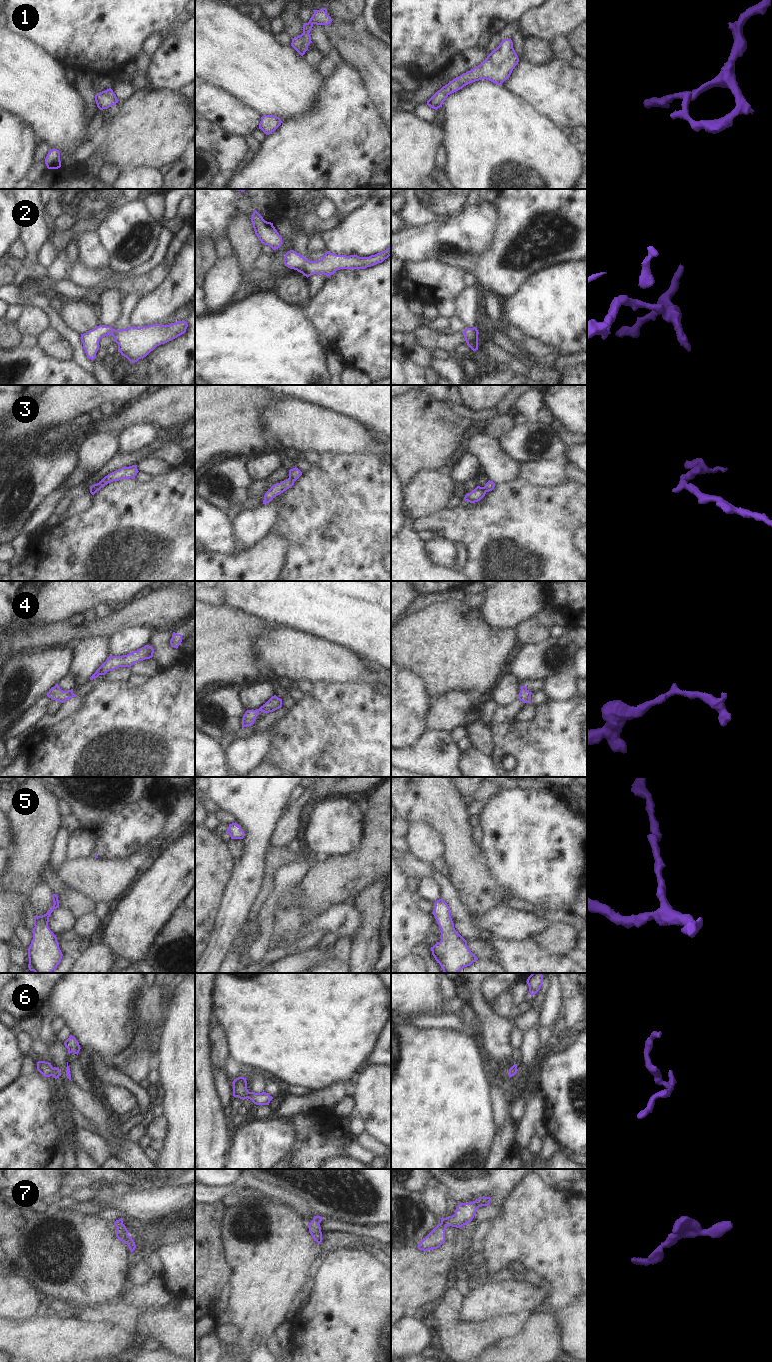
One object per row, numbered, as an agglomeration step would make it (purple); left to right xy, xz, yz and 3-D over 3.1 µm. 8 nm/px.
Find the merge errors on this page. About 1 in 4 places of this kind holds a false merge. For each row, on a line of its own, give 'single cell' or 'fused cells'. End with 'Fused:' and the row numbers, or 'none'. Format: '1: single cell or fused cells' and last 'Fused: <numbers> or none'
1: single cell
2: single cell
3: fused cells
4: single cell
5: single cell
6: single cell
7: single cell
Fused: 3

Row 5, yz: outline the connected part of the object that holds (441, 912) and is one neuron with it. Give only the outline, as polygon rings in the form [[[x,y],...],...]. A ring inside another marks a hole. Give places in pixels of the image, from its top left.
[[[439,899],[432,912],[441,929],[440,942],[431,947],[432,955],[444,973],[458,973],[478,958],[469,950],[467,941],[456,932],[448,904]]]

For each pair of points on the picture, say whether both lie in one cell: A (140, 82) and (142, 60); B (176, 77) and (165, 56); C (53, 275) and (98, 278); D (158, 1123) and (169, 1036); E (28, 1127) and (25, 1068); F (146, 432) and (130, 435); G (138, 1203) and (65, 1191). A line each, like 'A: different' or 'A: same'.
A: same
B: same
C: same
D: different
E: different
F: same
G: different

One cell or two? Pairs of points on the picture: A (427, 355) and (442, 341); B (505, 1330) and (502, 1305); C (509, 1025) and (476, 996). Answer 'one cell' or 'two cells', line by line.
A: two cells
B: two cells
C: one cell

